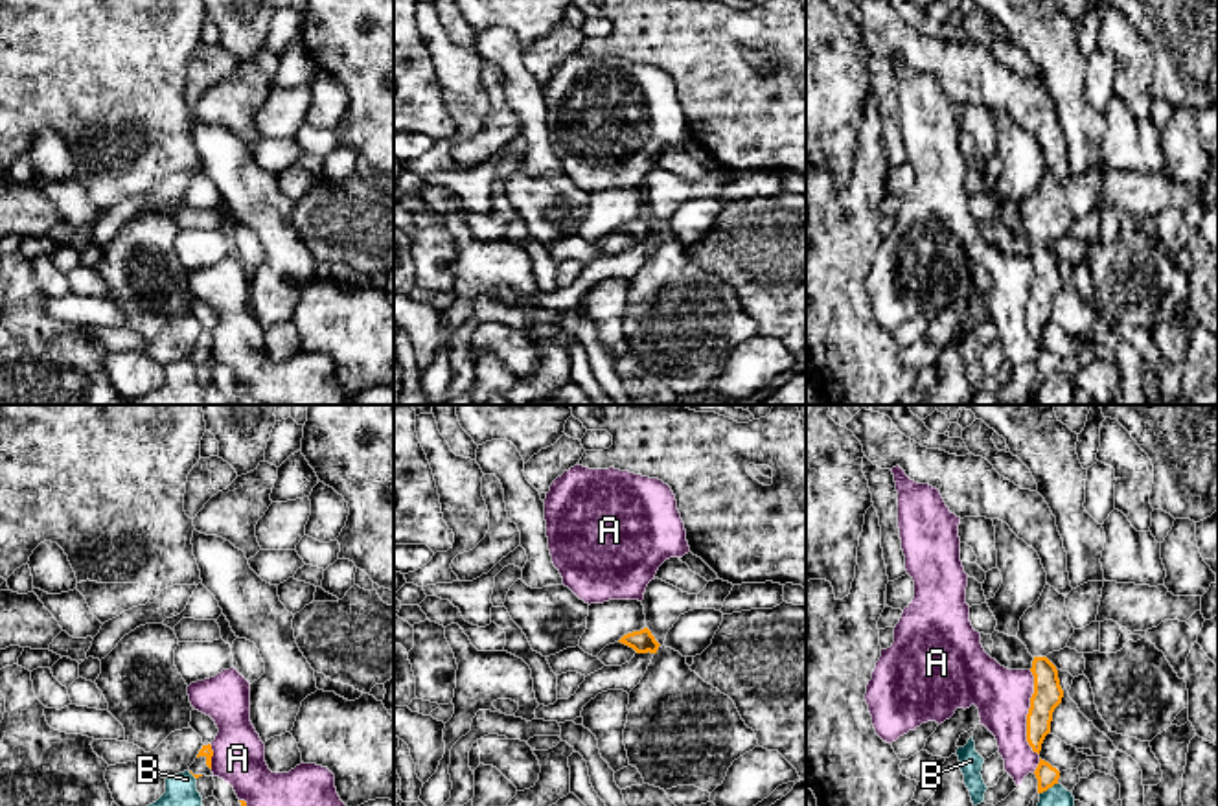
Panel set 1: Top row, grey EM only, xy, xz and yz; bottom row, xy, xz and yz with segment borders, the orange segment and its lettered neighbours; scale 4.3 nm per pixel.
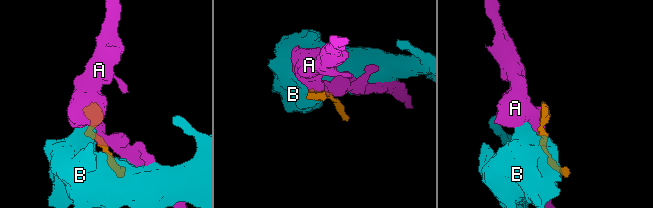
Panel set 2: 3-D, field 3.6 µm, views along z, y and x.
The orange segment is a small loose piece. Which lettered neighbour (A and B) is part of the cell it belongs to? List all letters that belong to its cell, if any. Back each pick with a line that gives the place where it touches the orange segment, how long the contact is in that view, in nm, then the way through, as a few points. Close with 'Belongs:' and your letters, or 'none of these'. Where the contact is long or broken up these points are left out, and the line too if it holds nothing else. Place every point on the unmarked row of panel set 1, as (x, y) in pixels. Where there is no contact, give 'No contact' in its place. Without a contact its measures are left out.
Belongs: none of these

